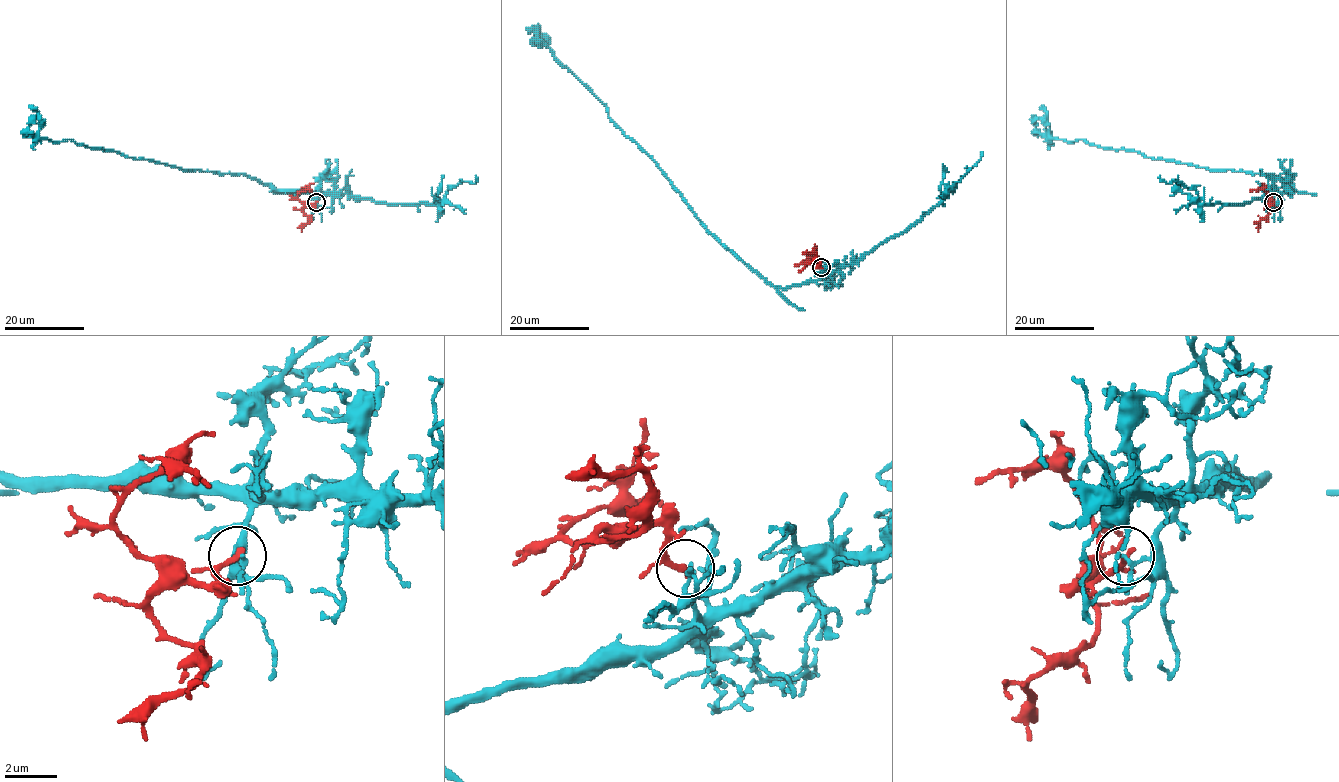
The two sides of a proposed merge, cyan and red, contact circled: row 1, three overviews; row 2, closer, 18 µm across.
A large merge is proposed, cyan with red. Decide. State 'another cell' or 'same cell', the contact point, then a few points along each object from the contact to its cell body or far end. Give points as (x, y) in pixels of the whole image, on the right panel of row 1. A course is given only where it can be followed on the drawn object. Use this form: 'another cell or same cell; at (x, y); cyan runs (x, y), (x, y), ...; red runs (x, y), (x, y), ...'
another cell; at (1273, 202); cyan runs (1273, 202), (1293, 190), (1275, 175), (1209, 170), (1122, 149), (1098, 148), (1083, 140), (1052, 139), (1042, 105); red runs (1273, 202), (1266, 207), (1268, 198), (1262, 189), (1250, 191)

